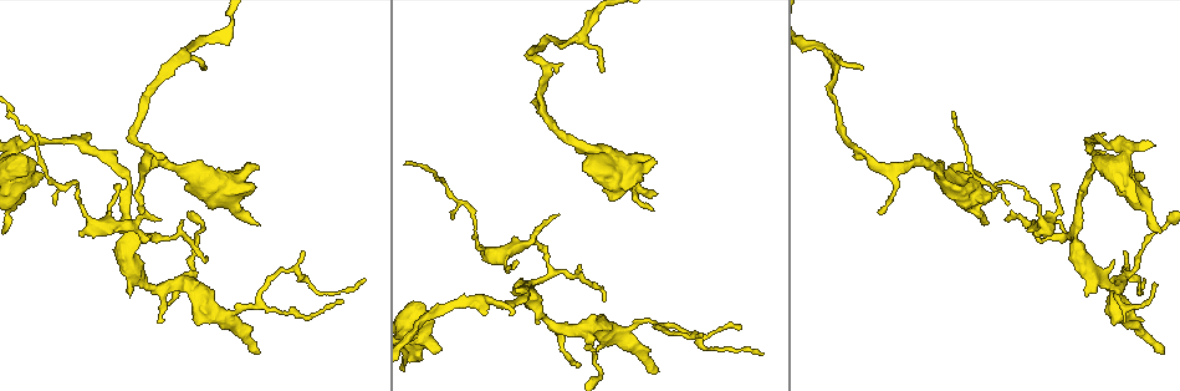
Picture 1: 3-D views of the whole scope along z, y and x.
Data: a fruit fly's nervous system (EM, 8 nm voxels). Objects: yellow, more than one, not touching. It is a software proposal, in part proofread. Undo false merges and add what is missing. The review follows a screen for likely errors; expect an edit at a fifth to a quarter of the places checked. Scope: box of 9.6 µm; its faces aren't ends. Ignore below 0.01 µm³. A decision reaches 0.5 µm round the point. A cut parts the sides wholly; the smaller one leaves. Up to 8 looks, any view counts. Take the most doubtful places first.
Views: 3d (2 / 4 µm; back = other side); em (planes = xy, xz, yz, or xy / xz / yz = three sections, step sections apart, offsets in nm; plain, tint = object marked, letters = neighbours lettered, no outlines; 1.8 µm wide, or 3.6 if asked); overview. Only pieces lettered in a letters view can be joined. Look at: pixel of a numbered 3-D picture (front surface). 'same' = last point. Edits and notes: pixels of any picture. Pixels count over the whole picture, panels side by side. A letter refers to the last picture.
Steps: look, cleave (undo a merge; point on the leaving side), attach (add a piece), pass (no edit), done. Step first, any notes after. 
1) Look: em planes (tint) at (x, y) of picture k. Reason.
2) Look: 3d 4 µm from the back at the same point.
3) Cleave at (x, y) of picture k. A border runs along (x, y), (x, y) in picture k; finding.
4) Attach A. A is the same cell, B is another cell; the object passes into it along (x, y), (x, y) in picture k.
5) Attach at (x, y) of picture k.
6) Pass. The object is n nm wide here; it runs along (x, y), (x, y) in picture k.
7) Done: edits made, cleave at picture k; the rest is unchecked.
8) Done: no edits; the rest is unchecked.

Look: em planes (letters) at (829, 53) of picture 1. Abrupt turn.

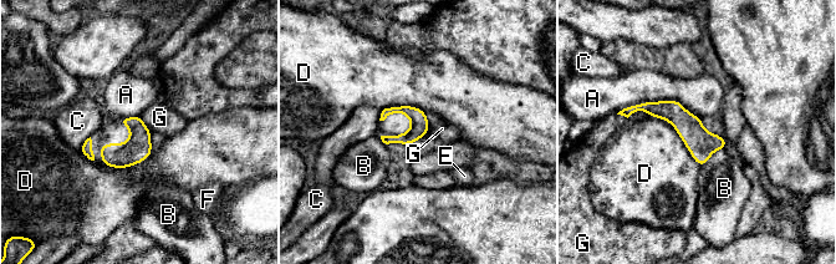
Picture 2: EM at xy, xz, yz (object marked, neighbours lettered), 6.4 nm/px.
Pass. The longest contact is with A, 550 nm; A, B, C, D, E, F and G are other cells; continuous, no second neuron.

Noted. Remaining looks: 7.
Look: em planes (letters) at (1142, 319) of picture 1. An open end.

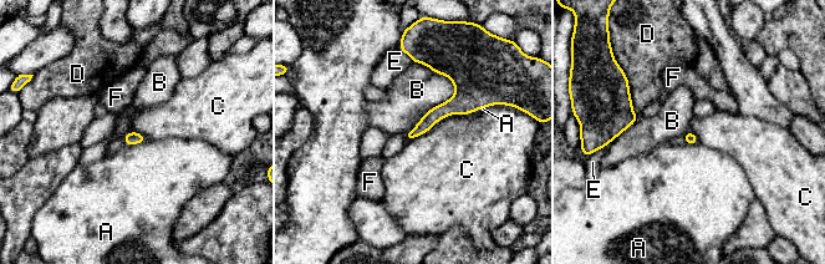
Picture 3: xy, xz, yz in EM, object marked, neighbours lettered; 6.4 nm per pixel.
Pass. A, B, C, D, E and F are other cells; it runs along (419, 60), (447, 70), (459, 96), (410, 136) in picture 3; no lettered piece goes on from it.

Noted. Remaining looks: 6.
Look: em planes (plain) at (1162, 353) of picture 1. An open end.

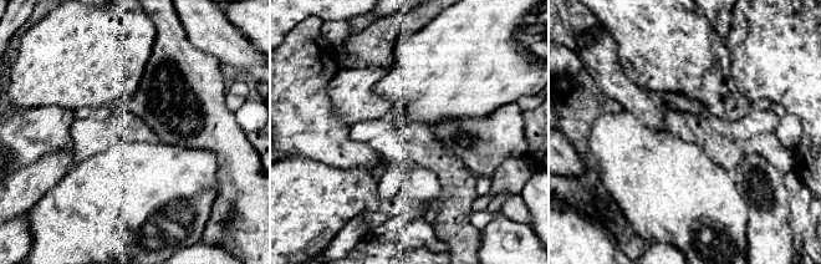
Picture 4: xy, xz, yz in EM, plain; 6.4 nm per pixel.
Look: em planes (letters) at the same point. See the neighbours.

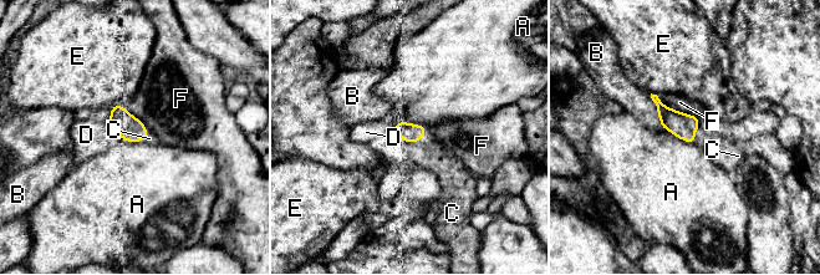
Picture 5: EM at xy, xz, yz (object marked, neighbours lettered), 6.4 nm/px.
Attach at (444, 168) of picture 5. C is the same cell, A, B, D, E and F are other cells; the object passes into it along (408, 132), (421, 138), (444, 168) in picture 5; the neuron continues.

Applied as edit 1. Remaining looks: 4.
Look: overview.

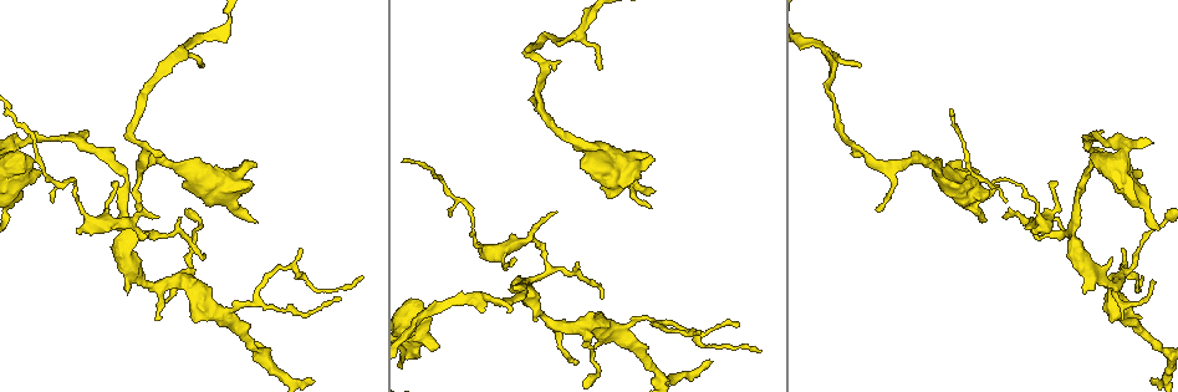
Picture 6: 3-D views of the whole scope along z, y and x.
Look: 3d 4 µm at (651, 190) of picture 6. An open end.

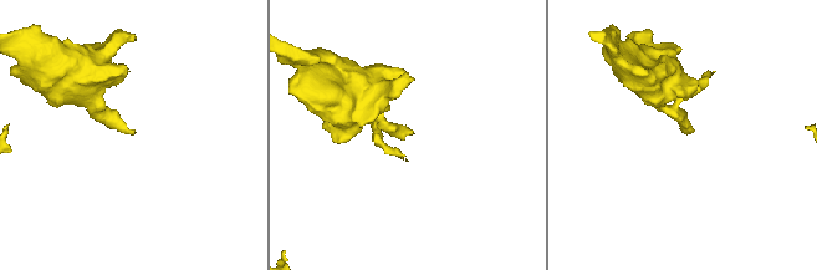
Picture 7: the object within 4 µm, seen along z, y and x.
Look: em xz step 8 (letters) at (408, 135) of picture 7. Now the EM.

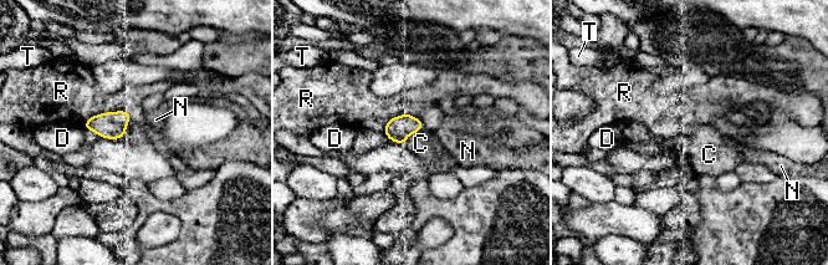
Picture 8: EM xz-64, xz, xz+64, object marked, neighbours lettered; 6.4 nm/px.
Look: em planes (letters) at the same point.

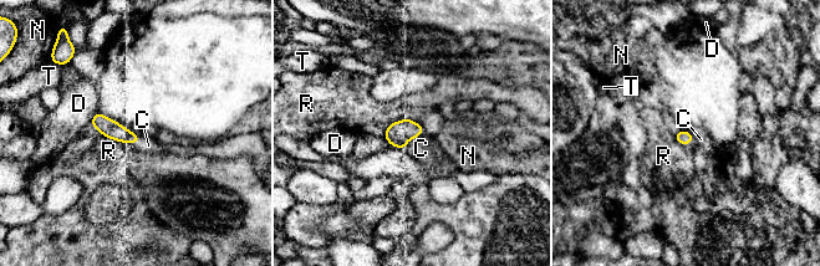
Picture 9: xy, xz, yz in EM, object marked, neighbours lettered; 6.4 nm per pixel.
Attach at (421, 148) of picture 9. C is the same cell, D, N, R and T are other cells; it goes on there.

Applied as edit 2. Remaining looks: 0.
Done: edits made, attach at picture 5, attach at picture 9; the rest is unchecked.

